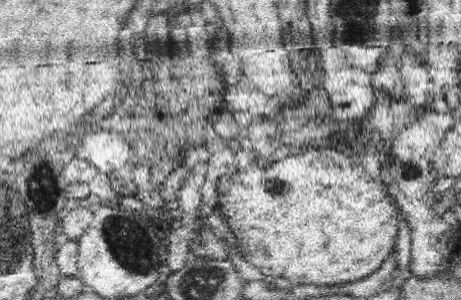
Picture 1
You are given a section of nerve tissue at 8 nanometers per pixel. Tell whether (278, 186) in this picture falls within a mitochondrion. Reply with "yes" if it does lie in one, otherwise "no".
yes

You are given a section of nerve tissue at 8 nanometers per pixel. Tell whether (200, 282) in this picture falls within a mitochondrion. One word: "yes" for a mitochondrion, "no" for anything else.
yes

